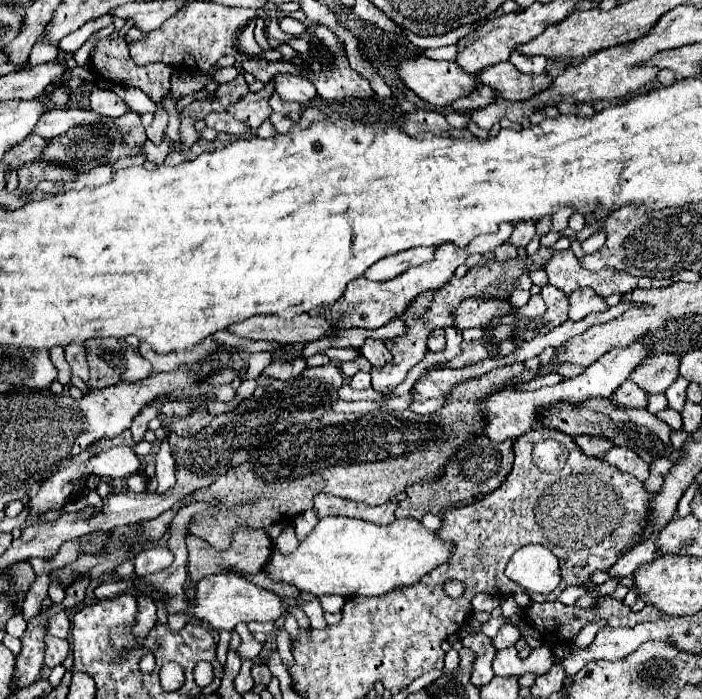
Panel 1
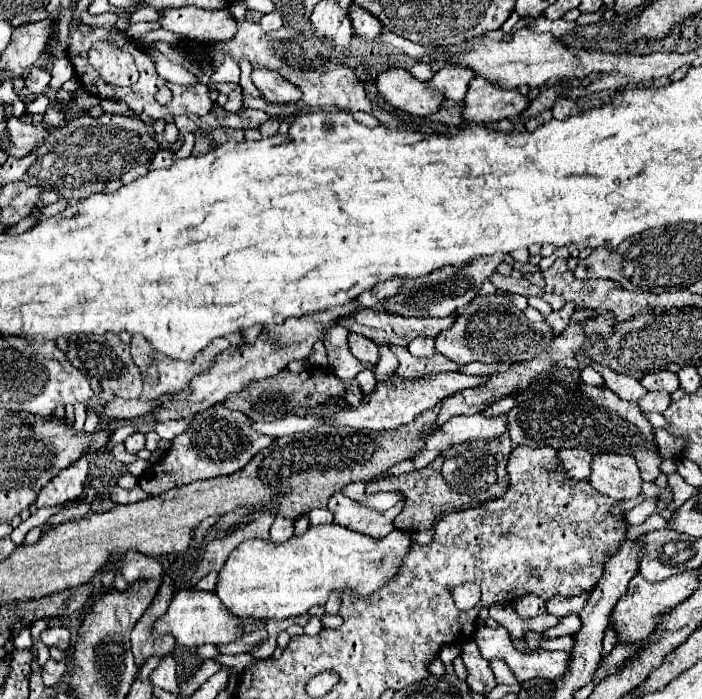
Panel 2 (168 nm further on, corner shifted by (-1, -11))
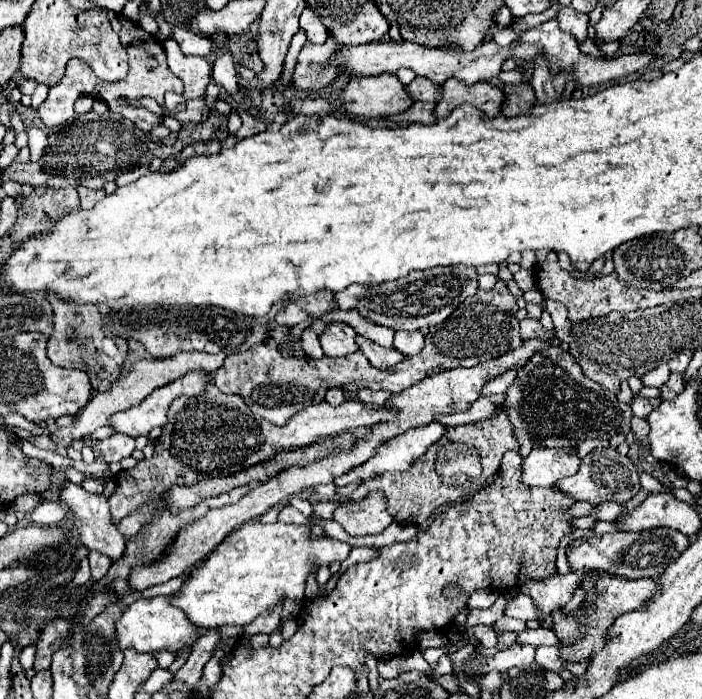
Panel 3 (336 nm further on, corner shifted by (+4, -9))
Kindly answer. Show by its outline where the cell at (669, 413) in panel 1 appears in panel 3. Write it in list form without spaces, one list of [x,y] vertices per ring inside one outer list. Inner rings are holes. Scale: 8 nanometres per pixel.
[[[635,397],[635,399],[633,399],[633,403],[631,403],[631,409],[633,409],[633,415],[643,417],[643,419],[653,411],[653,407],[651,407],[649,399],[645,399],[645,397]]]

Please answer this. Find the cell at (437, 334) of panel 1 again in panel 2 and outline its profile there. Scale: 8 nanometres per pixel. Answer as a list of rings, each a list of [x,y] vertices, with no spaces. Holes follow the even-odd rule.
[[[418,337],[418,339],[414,339],[414,341],[408,345],[408,351],[410,351],[414,357],[430,357],[430,355],[436,353],[434,339]]]

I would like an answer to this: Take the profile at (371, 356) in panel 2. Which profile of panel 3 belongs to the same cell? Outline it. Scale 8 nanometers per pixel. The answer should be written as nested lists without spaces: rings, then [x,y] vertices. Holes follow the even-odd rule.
[[[329,323],[319,335],[319,339],[321,339],[321,347],[325,355],[341,357],[341,355],[349,355],[357,351],[355,335],[357,335],[355,329],[349,327],[347,323]]]

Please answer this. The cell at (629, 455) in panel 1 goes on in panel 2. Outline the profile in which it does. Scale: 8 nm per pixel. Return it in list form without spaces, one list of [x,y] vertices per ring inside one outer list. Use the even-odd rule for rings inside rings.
[[[596,455],[588,481],[600,493],[622,501],[642,491],[642,477],[632,455]]]

